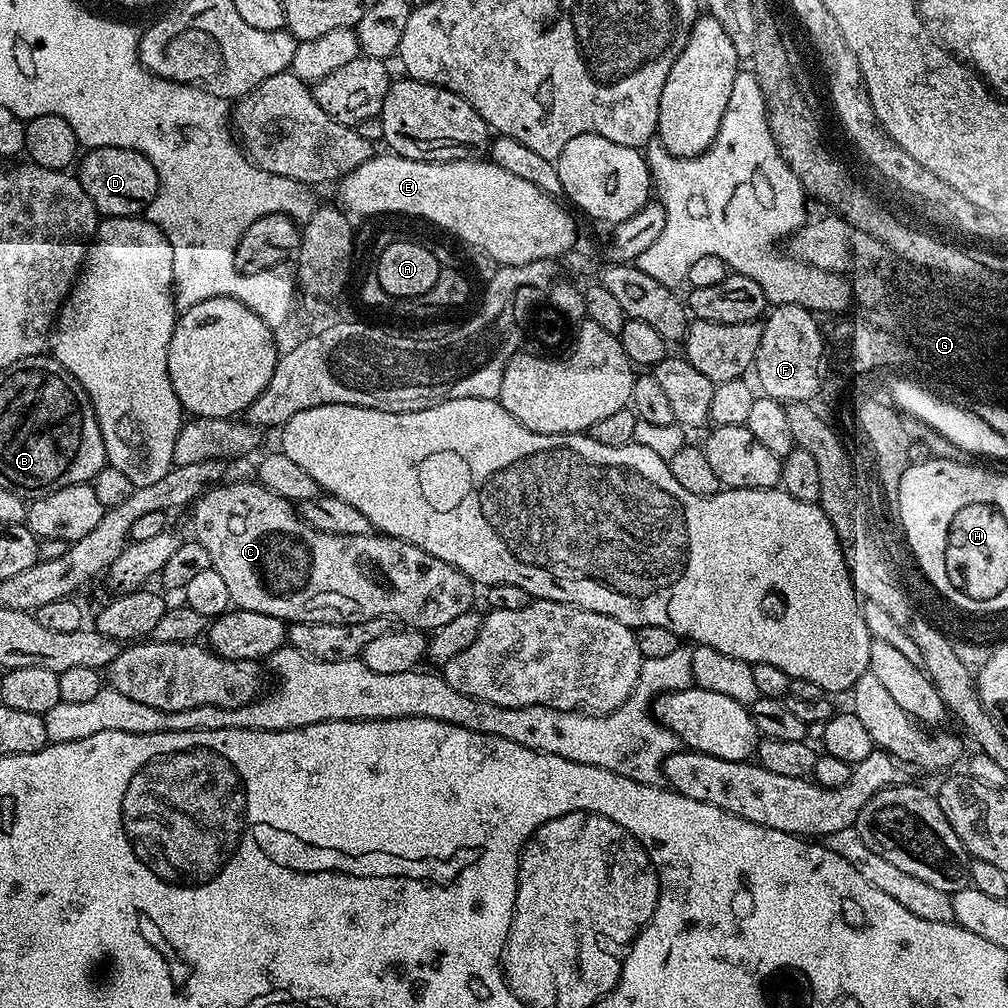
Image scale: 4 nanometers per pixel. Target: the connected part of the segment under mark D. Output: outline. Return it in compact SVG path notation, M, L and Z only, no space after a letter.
M90 148L79 157L78 179L101 217L140 216L158 194L158 174L142 154L129 148Z

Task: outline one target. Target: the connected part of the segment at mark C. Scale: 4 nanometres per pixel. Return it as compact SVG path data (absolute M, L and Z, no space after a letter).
M259 482L253 484L228 484L221 483L209 492L204 493L196 501L192 512L192 528L194 538L202 546L206 546L206 554L210 554L214 570L218 570L218 575L226 582L226 587L230 589L230 598L233 605L242 610L258 610L258 614L274 614L274 618L283 620L288 624L297 624L298 622L338 622L339 624L353 624L363 620L373 620L379 616L386 616L393 621L401 620L401 625L409 628L419 628L421 630L435 630L446 626L446 622L451 622L458 618L458 614L466 614L473 611L474 604L472 599L475 598L477 589L474 587L472 580L462 570L450 566L450 562L442 562L442 558L434 558L434 554L426 554L413 544L407 544L404 540L399 540L393 536L383 534L373 534L371 536L343 536L342 534L328 534L314 530L300 518L300 513L294 507L293 501L282 498L274 494L271 490L264 487Z

